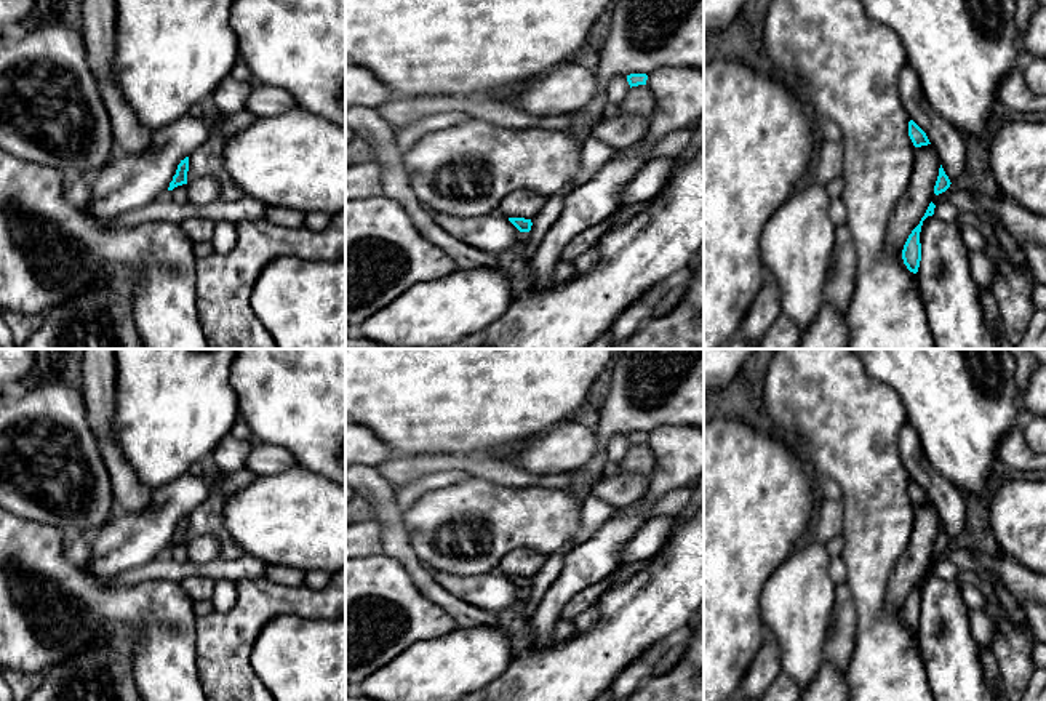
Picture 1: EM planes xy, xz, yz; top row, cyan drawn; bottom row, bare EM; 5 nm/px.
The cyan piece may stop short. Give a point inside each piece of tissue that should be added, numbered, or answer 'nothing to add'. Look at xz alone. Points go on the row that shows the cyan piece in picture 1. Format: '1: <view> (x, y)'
nothing to add

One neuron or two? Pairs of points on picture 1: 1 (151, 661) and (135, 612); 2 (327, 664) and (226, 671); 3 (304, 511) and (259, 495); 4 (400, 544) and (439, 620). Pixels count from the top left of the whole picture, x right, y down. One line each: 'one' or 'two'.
1: one
2: two
3: one
4: two

